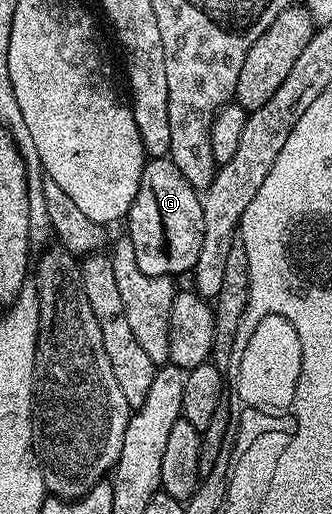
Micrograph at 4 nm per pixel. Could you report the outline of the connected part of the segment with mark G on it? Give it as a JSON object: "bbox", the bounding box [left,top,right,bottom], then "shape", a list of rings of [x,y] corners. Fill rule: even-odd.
{"bbox":[127,158,203,277],"shape":[[[150,158],[141,171],[139,189],[127,216],[127,237],[133,246],[133,256],[143,273],[155,277],[178,277],[192,272],[203,245],[202,196],[179,173],[172,159]]]}

